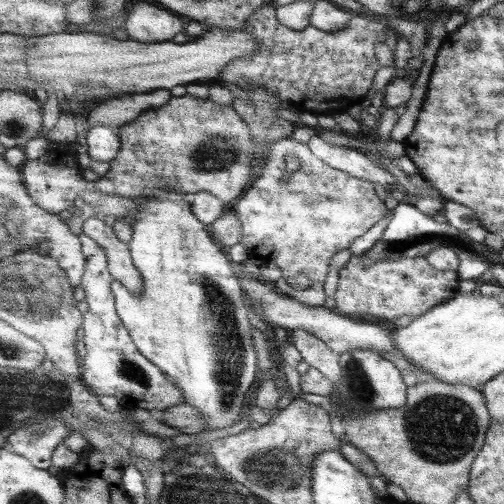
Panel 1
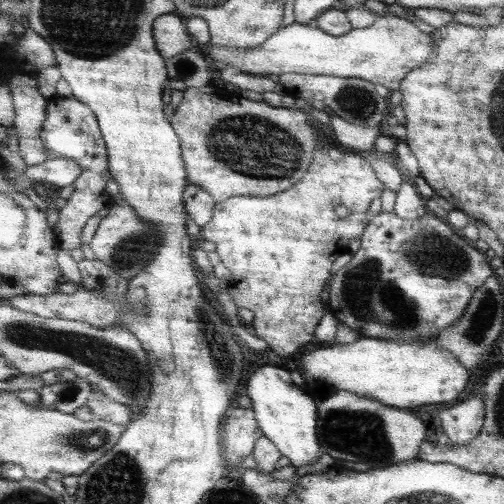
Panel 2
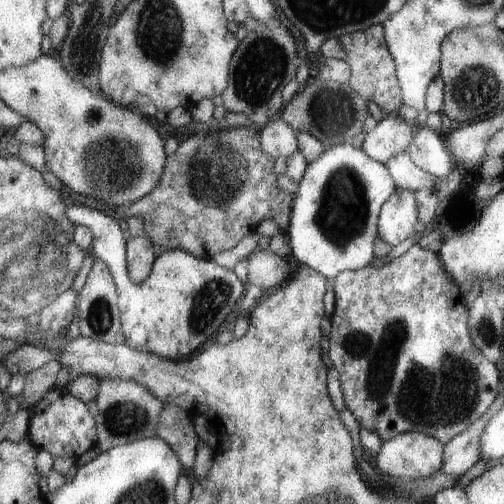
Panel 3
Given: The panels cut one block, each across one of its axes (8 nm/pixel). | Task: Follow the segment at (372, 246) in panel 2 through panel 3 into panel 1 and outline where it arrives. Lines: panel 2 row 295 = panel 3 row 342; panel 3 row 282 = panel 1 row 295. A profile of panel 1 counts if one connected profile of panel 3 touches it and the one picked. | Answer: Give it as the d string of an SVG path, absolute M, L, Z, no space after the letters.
M353 256L339 270L337 290L335 290L335 312L343 316L355 314L371 314L385 320L397 320L399 316L419 318L427 310L443 304L457 296L459 276L457 272L439 272L435 270L423 256L415 258L399 258L399 260L381 260L373 264L373 260L365 256Z

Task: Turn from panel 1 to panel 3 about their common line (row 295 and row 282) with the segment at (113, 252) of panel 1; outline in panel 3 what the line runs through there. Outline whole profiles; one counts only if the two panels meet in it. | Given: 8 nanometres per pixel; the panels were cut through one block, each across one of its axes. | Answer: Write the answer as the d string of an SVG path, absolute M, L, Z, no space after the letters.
M137 236L137 238L131 238L127 240L129 246L127 246L127 258L129 258L129 276L135 284L143 282L149 274L151 274L151 268L157 260L157 252L155 252L155 246L153 242L149 240L149 236Z

